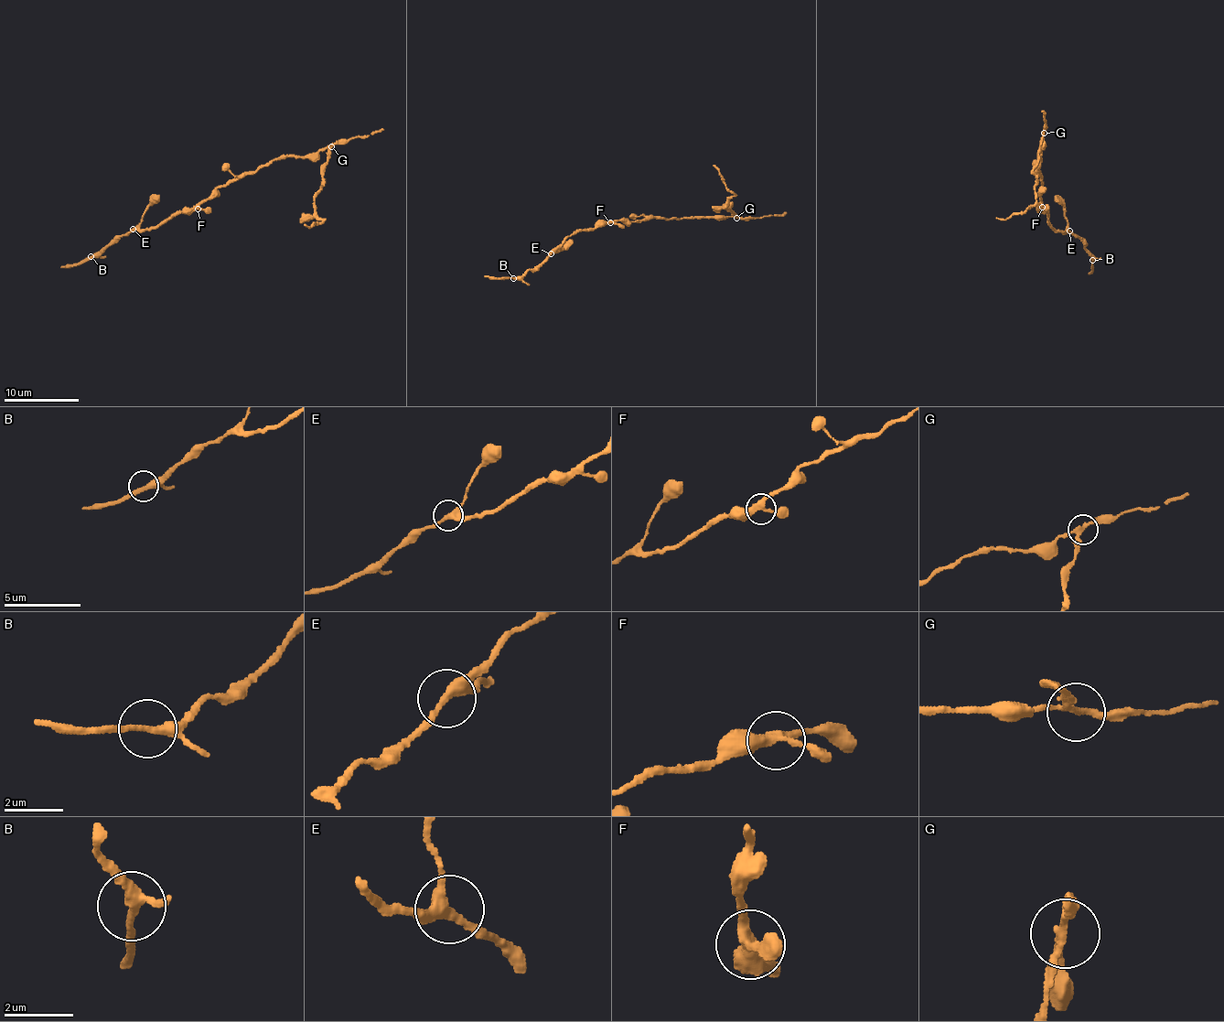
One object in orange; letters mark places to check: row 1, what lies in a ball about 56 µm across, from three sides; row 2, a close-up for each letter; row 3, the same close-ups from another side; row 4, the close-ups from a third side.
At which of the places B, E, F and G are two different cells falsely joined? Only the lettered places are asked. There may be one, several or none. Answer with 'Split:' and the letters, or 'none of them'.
Split: G

